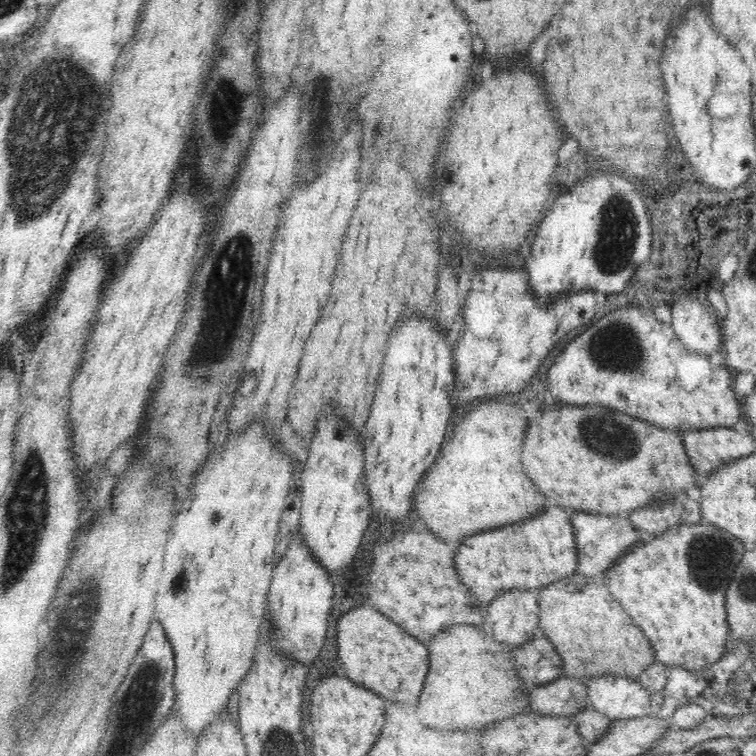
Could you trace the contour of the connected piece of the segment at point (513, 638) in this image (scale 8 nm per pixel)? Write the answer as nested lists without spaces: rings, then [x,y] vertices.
[[[532,590],[502,592],[488,604],[487,612],[482,628],[507,649],[528,642],[538,630],[538,596]]]

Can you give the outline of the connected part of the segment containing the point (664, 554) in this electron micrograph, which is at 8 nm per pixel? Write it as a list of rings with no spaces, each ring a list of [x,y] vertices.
[[[682,523],[620,555],[602,581],[649,638],[658,663],[701,671],[725,653],[730,638],[726,591],[747,548],[712,523]]]

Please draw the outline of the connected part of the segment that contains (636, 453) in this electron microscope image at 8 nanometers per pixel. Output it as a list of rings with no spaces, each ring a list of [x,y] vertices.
[[[545,401],[542,405],[535,405],[531,407],[531,413],[528,415],[532,418],[528,422],[528,430],[526,430],[526,438],[524,438],[524,448],[522,448],[522,466],[526,470],[526,474],[530,476],[530,480],[538,486],[538,490],[544,494],[544,496],[550,496],[548,504],[546,506],[562,506],[562,508],[574,508],[574,511],[584,511],[585,513],[598,513],[599,515],[624,515],[627,516],[630,512],[638,509],[643,509],[646,505],[656,502],[658,496],[664,494],[674,494],[675,492],[689,492],[694,495],[698,493],[697,487],[702,476],[698,476],[690,464],[688,455],[686,454],[684,443],[682,442],[681,435],[678,436],[676,432],[670,432],[670,430],[664,430],[664,428],[658,428],[658,426],[652,426],[652,424],[646,424],[642,420],[636,420],[636,418],[630,418],[622,412],[614,411],[610,408],[604,408],[602,405],[564,405],[550,401]]]

